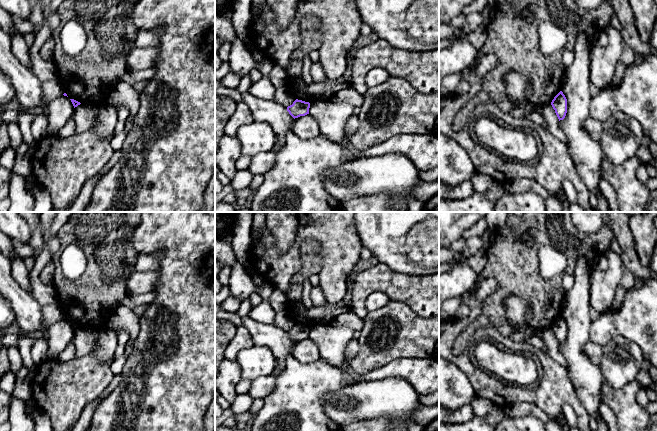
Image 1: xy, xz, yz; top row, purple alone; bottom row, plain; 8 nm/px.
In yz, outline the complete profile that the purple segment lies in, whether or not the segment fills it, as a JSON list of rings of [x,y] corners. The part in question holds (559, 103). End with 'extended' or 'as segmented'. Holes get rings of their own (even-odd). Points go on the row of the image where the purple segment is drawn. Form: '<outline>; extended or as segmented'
[[[560,91],[552,100],[551,105],[560,120],[563,120],[567,113],[567,99],[562,91]]]; as segmented

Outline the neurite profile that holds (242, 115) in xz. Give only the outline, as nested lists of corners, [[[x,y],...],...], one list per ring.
[[[243,102],[237,103],[236,109],[224,126],[224,134],[230,137],[236,137],[239,127],[253,122],[250,108]]]

